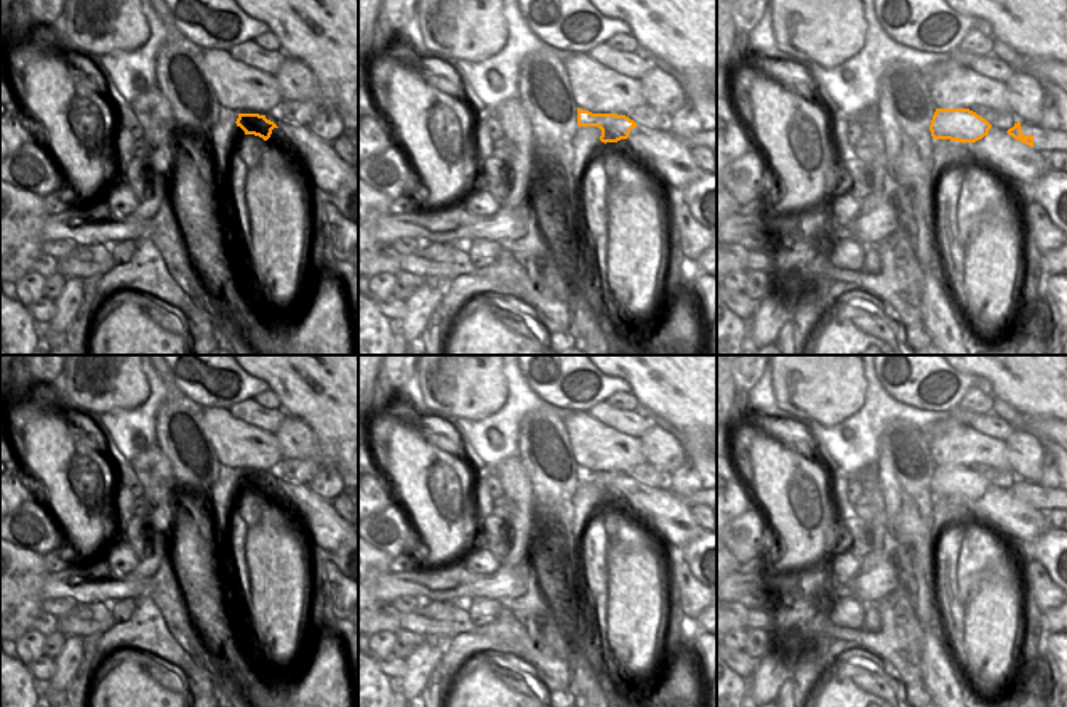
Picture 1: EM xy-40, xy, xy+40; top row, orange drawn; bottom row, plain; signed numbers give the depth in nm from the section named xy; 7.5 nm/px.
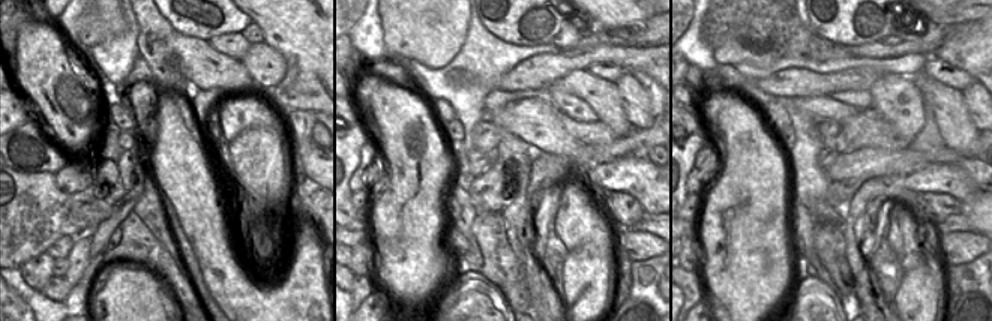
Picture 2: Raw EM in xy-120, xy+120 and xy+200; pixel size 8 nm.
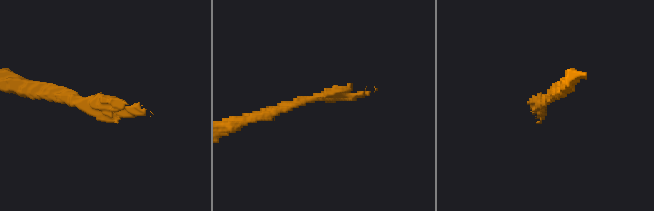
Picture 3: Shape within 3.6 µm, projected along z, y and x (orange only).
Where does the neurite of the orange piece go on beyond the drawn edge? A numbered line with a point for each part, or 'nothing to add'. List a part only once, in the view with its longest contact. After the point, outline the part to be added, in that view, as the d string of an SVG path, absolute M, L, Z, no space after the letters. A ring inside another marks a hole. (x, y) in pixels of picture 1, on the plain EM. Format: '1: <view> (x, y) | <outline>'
1: xy (659, 512) | M638 483L627 497L605 502L609 513L617 513L640 526L661 544L670 541L675 549L685 547L704 528L694 520L691 505L667 486Z

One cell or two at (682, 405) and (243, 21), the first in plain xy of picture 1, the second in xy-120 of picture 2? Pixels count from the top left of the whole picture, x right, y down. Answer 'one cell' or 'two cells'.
two cells

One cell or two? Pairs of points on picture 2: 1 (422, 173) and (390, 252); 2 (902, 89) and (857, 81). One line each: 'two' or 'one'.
1: one
2: two

